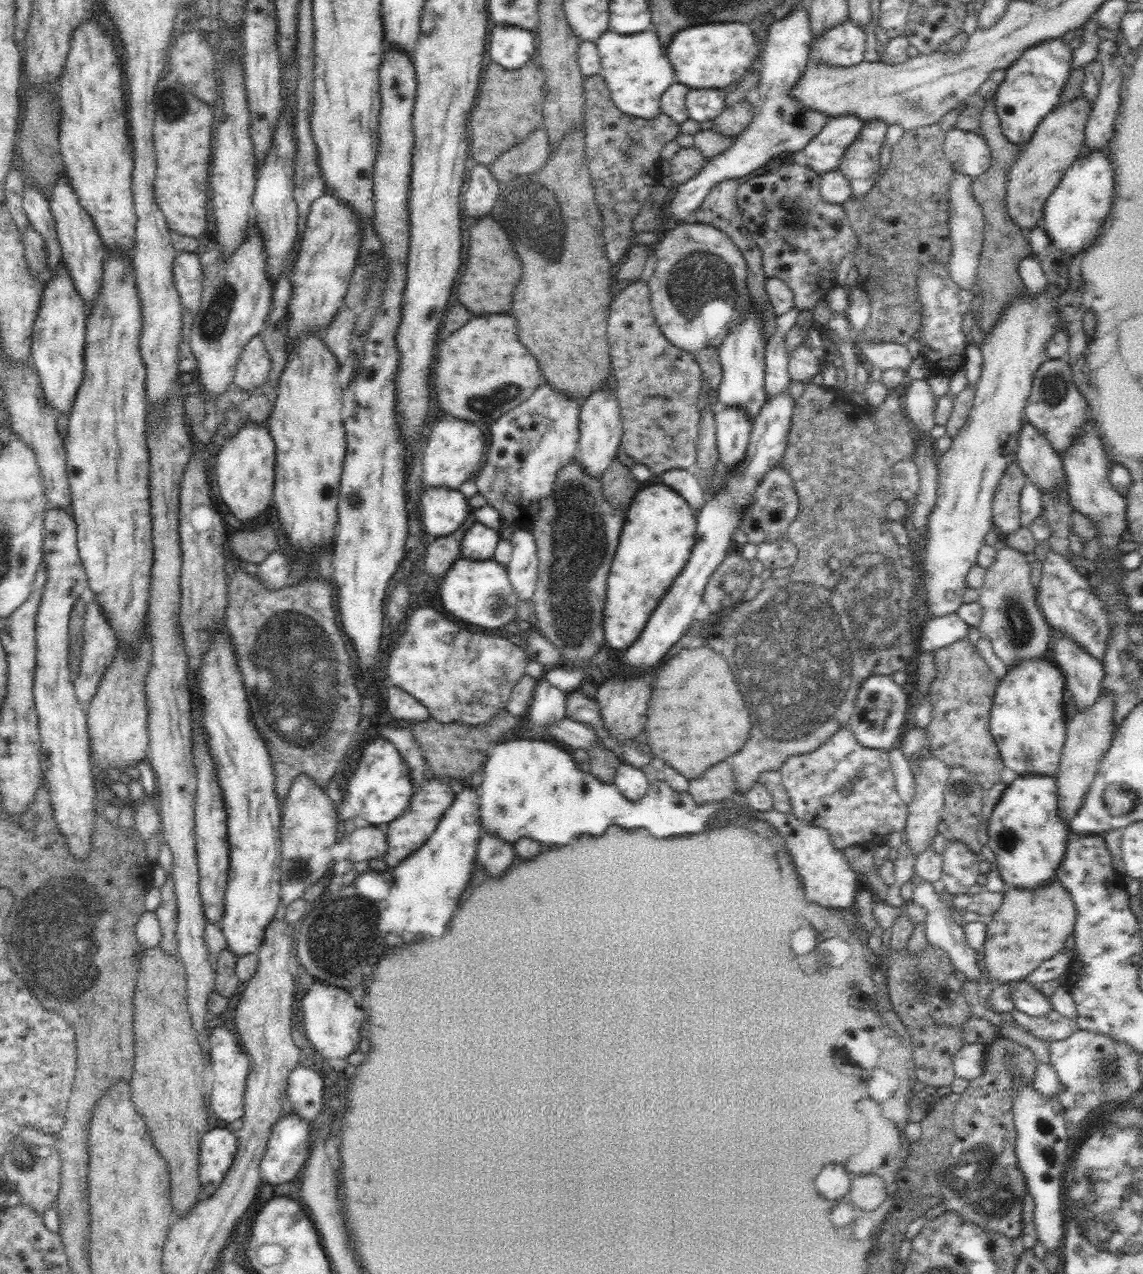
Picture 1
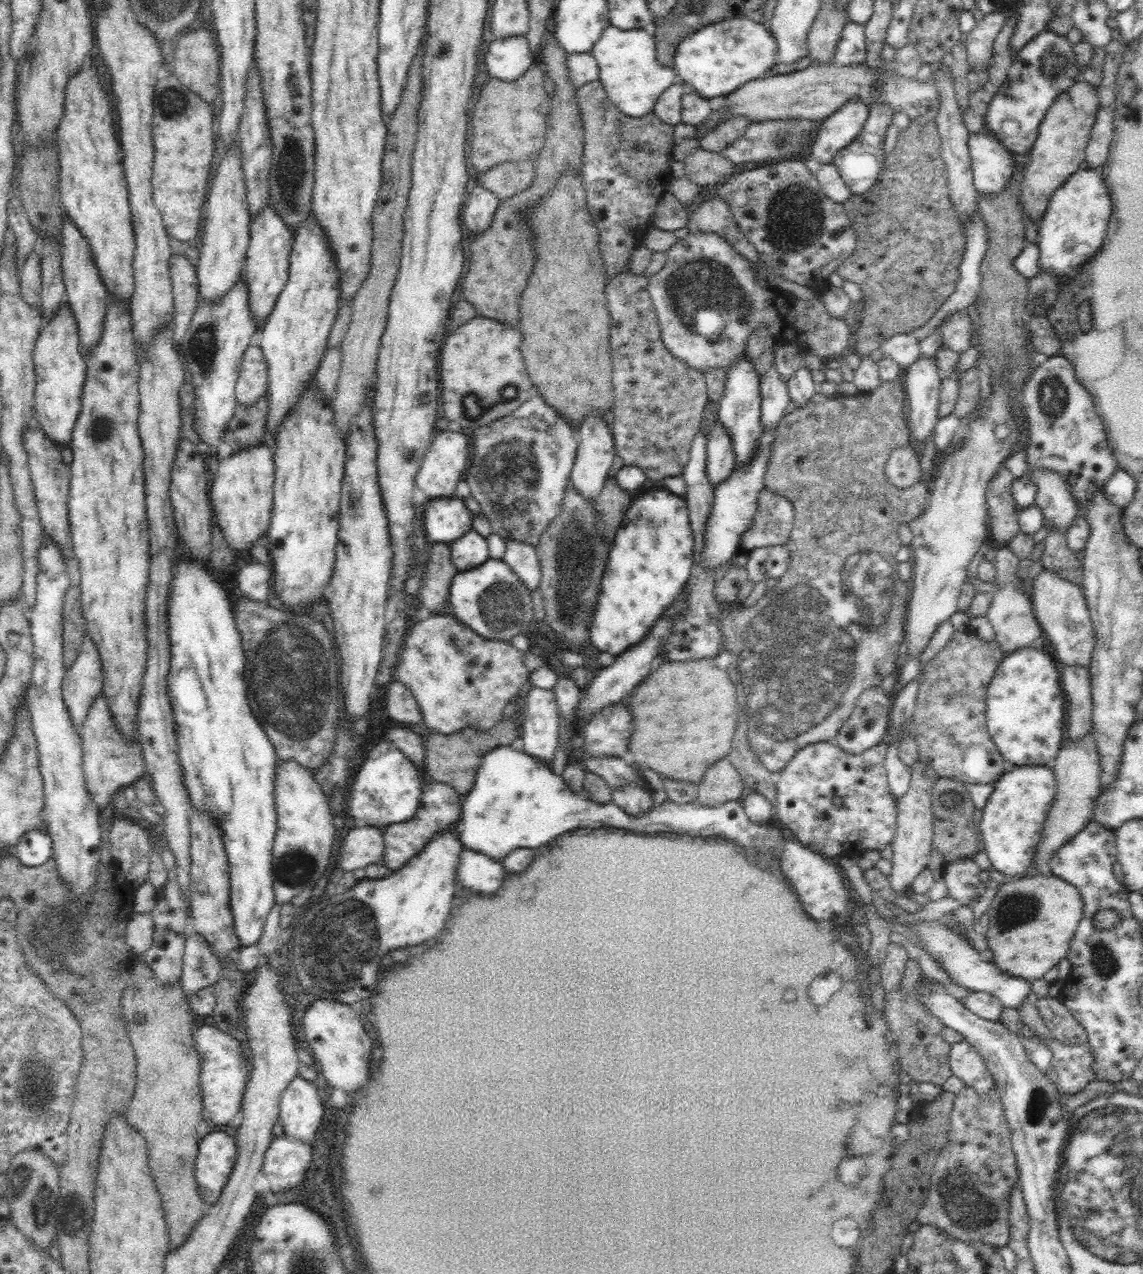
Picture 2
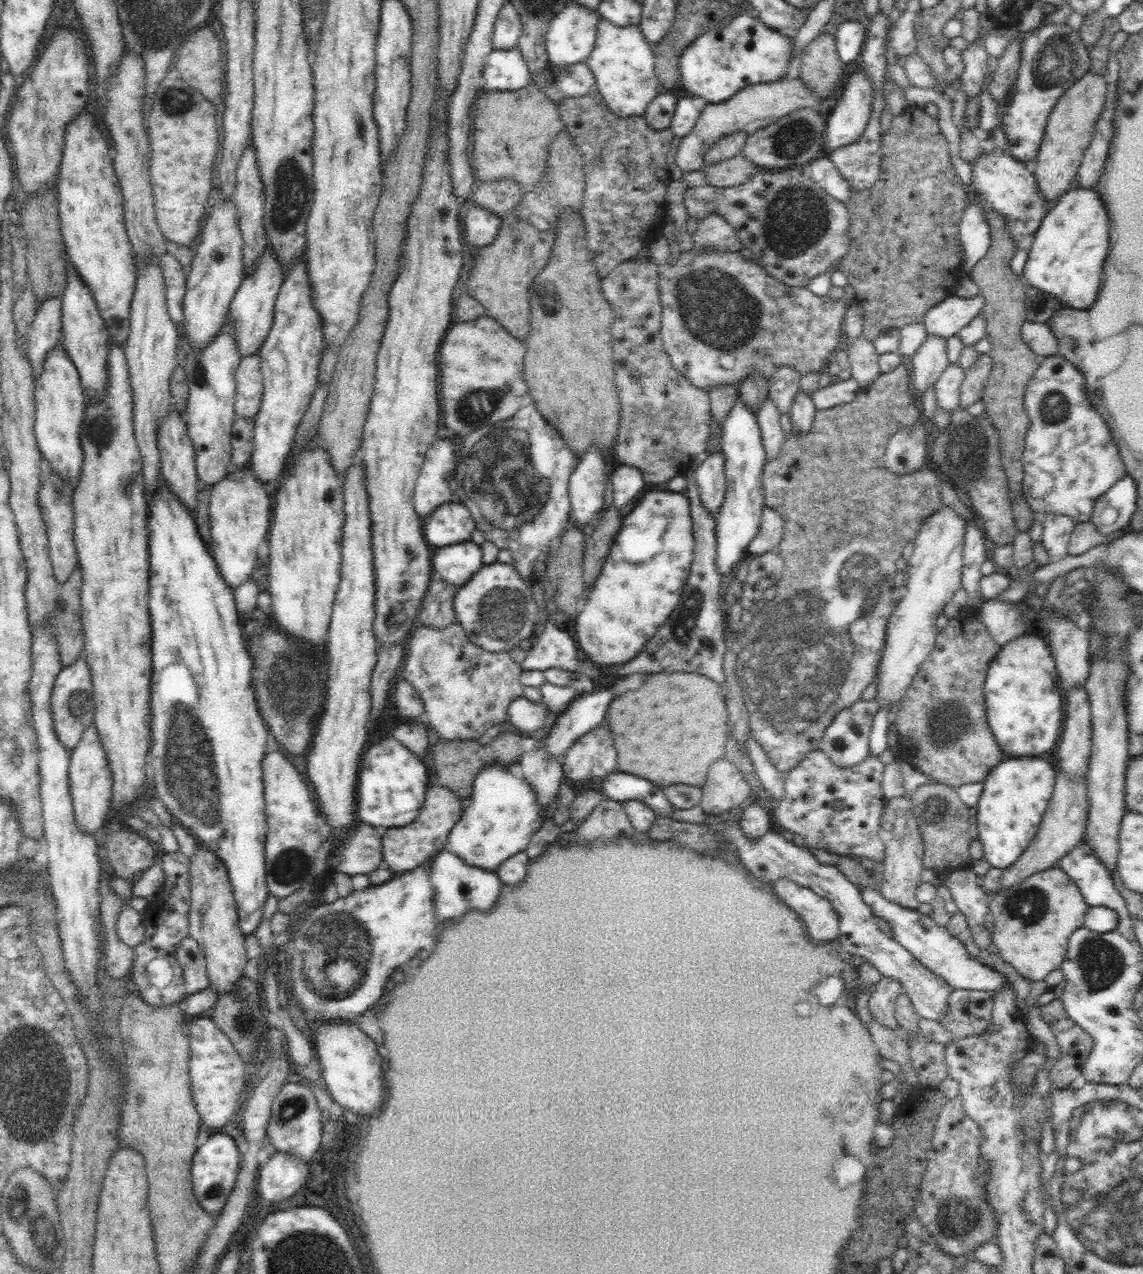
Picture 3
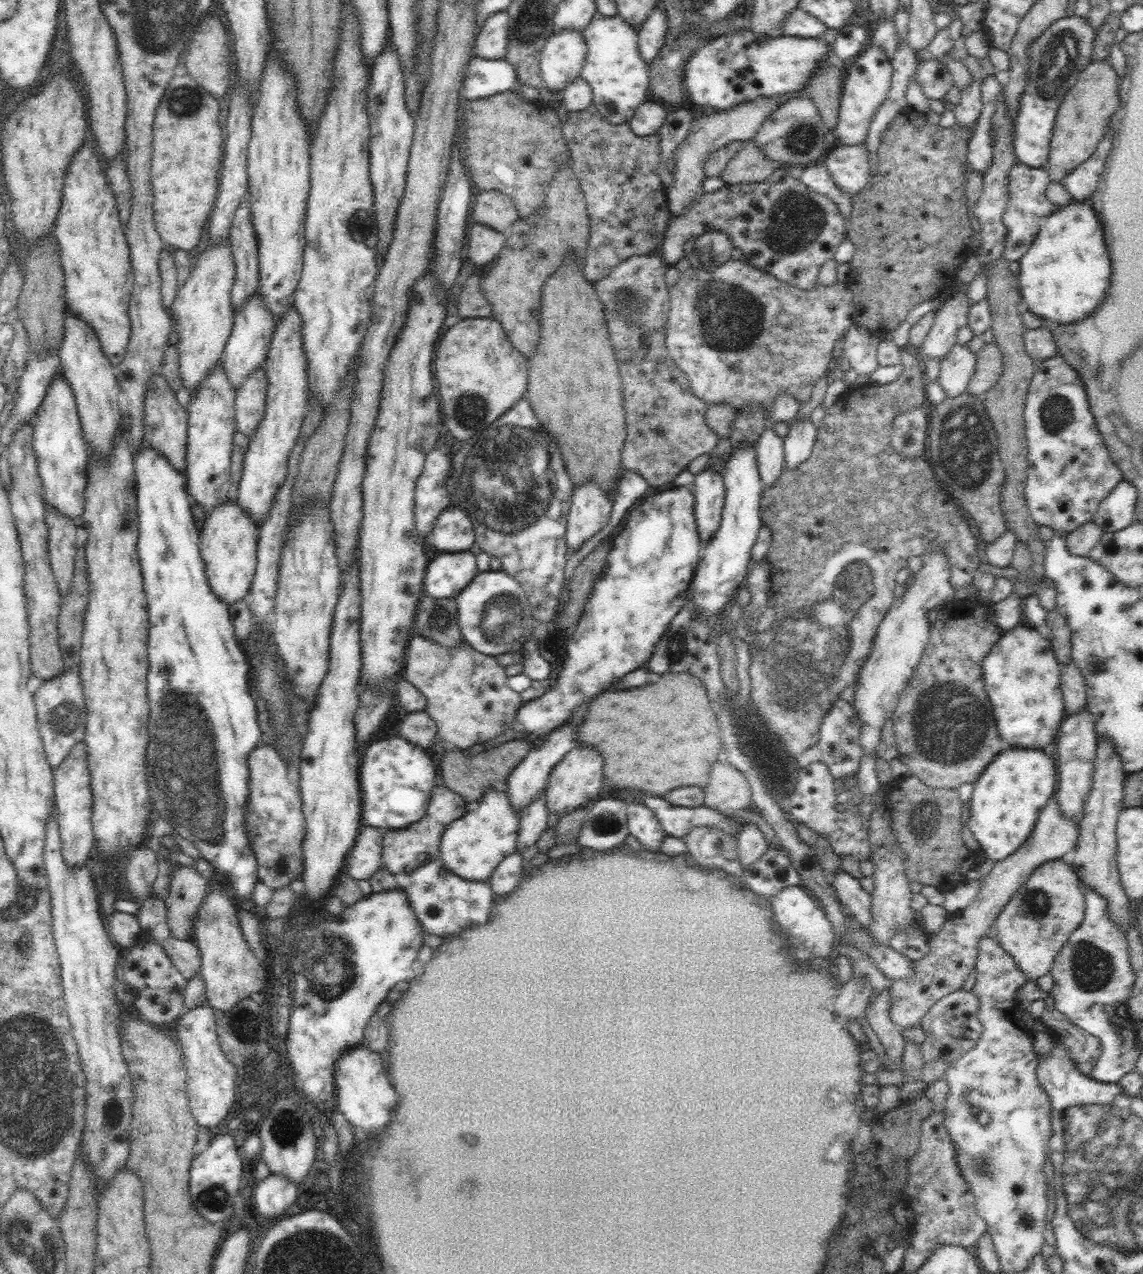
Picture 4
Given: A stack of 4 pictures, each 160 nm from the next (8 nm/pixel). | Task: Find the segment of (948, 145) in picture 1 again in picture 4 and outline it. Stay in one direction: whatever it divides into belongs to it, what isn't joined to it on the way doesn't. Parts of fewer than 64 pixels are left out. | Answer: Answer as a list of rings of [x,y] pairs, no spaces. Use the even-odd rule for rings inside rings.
[[[1017,162],[1011,168],[1008,183],[1009,201],[1003,214],[1003,223],[1007,228],[1003,257],[1009,262],[1019,261],[1028,252],[1039,233],[1040,220],[1060,209],[1060,206],[1053,204],[1046,197],[1046,188],[1051,181],[1049,172],[1044,166],[1032,168]]]

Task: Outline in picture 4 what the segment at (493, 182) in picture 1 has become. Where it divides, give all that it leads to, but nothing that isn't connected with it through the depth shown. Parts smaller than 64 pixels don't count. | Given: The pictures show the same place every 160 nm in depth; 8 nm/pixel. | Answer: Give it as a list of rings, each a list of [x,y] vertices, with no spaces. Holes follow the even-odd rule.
[[[476,222],[468,234],[468,256],[479,272],[498,258],[504,248],[507,234],[494,230],[487,224]]]

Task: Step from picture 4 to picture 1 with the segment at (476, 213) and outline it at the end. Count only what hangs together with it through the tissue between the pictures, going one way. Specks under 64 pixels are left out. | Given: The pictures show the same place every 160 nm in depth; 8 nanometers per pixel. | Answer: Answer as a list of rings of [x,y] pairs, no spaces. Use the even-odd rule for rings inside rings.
[[[544,124],[534,130],[522,144],[515,144],[502,153],[490,165],[490,173],[498,183],[506,183],[514,177],[535,174],[545,167],[551,156],[548,133]]]

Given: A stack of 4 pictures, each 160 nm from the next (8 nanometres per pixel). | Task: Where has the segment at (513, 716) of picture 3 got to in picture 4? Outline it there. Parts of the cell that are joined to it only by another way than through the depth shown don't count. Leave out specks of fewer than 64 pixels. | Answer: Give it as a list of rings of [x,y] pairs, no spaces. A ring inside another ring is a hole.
[[[674,487],[660,494],[648,496],[635,507],[626,520],[626,526],[614,539],[607,556],[607,565],[597,578],[592,595],[584,607],[576,630],[568,638],[566,656],[558,673],[557,684],[543,695],[523,703],[516,720],[528,732],[546,735],[568,721],[574,708],[586,698],[600,694],[628,672],[646,668],[658,641],[668,630],[672,619],[680,612],[690,594],[690,586],[697,564],[701,560],[702,542],[695,519],[695,498],[690,487]]]

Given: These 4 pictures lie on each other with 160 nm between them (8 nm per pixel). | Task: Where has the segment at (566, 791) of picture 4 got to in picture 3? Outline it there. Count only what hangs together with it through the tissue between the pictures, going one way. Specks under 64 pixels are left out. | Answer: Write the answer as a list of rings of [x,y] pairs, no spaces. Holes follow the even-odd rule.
[[[598,726],[570,747],[562,762],[563,776],[576,790],[616,772],[616,750],[610,730]]]

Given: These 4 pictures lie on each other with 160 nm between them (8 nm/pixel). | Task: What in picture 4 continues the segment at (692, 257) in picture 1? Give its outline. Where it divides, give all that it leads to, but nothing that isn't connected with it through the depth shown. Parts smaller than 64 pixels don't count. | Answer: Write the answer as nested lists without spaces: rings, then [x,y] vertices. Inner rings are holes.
[[[743,259],[734,261],[728,260],[724,264],[717,266],[713,270],[704,268],[689,267],[686,271],[681,272],[679,280],[669,289],[670,306],[668,321],[666,321],[666,339],[665,346],[667,347],[668,355],[681,368],[680,372],[688,378],[690,387],[696,396],[699,396],[707,404],[729,404],[737,411],[745,406],[755,406],[761,404],[765,410],[765,416],[770,418],[770,408],[772,403],[780,393],[791,394],[799,404],[808,402],[814,385],[822,377],[830,374],[828,365],[833,360],[832,352],[836,340],[845,335],[845,332],[852,327],[852,313],[857,309],[857,298],[855,290],[848,282],[832,284],[831,286],[822,286],[818,284],[814,290],[800,290],[788,283],[779,281],[774,275],[764,272],[751,264],[746,264]]]

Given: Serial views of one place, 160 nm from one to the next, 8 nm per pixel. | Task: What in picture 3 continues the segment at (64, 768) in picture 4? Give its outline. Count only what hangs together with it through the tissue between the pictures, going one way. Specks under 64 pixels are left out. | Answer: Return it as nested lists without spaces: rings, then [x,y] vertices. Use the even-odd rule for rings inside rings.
[[[94,723],[84,729],[76,748],[71,752],[69,764],[69,786],[72,805],[74,805],[74,817],[76,825],[83,832],[94,834],[98,828],[111,822],[112,806],[112,773],[108,766],[102,741],[97,733]]]

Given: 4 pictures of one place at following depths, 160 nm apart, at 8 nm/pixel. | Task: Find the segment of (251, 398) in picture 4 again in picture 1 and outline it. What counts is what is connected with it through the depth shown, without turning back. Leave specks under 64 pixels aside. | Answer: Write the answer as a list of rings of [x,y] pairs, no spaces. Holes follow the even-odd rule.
[[[258,334],[240,353],[233,382],[241,390],[250,391],[264,385],[270,370],[271,357],[262,341],[262,336]]]

